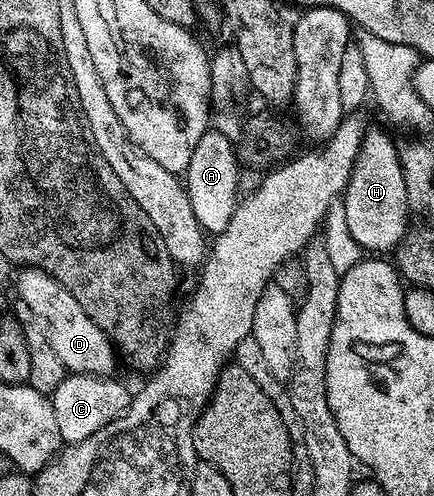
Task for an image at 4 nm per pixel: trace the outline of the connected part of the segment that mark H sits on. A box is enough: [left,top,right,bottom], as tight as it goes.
[341,128,409,252]

